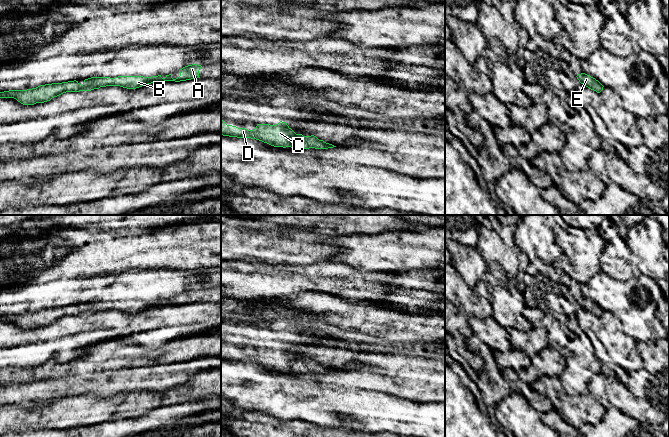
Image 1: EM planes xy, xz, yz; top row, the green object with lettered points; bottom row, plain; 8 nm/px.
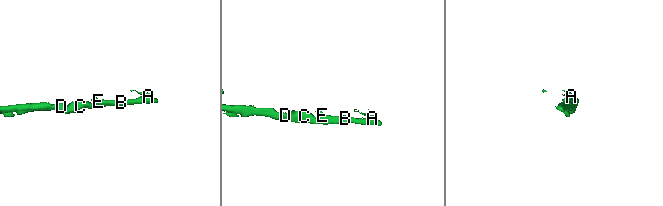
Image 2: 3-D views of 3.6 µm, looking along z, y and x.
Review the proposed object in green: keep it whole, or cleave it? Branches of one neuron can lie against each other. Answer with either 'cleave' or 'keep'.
keep

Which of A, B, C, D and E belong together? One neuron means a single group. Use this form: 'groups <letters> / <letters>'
groups A B C D E

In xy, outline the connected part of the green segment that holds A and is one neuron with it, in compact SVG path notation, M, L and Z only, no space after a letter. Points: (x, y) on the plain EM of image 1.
M198 288L185 290L179 294L180 300L176 303L172 302L172 298L166 299L165 302L162 302L161 299L152 301L91 301L85 303L82 309L78 305L74 304L62 307L40 309L36 312L27 314L4 315L0 316L0 322L14 322L23 329L34 329L36 327L44 327L50 325L52 322L57 321L66 316L91 315L106 310L120 310L127 313L136 313L155 306L180 306L191 303L197 303L200 302L199 294L201 293L201 291L202 290Z

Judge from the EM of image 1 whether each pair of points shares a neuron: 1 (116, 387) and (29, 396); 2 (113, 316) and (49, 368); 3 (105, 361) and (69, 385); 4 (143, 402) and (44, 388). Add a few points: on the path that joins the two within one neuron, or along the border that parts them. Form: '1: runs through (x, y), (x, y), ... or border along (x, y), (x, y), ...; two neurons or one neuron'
1: runs through (94, 387), (69, 387), (51, 390); one neuron
2: border along (82, 354), (69, 361), (60, 362); two neurons
3: border along (83, 378), (71, 377), (57, 380); two neurons
4: border along (82, 393), (76, 396), (64, 396), (59, 399); two neurons

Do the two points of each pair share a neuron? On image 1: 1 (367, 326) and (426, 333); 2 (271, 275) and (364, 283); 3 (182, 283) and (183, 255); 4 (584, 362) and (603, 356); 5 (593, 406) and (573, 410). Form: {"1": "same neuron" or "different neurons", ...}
{"1": "same neuron", "2": "same neuron", "3": "different neurons", "4": "different neurons", "5": "same neuron"}

